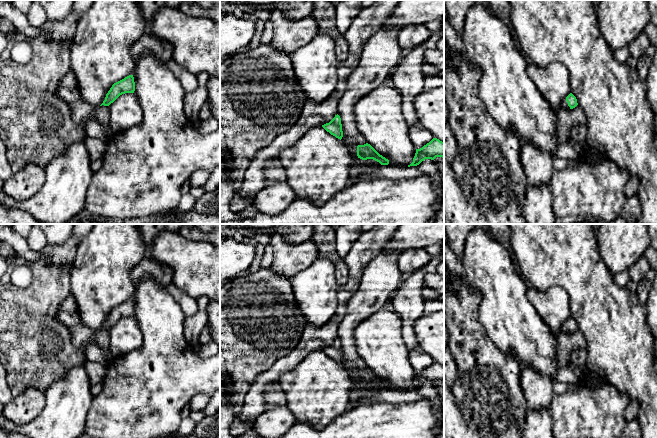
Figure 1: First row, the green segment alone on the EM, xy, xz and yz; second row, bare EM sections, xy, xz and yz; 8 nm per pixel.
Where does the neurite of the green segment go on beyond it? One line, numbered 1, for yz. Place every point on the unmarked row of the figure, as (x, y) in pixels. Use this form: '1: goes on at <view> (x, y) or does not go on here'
1: goes on at yz (564, 328)

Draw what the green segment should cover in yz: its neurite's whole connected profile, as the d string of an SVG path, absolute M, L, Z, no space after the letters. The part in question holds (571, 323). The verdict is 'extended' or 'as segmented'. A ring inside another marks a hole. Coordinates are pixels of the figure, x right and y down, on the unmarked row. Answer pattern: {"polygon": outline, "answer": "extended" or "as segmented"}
{"polygon": "M570 317L565 324L562 325L560 331L563 333L573 333L578 329L576 321Z", "answer": "extended"}

